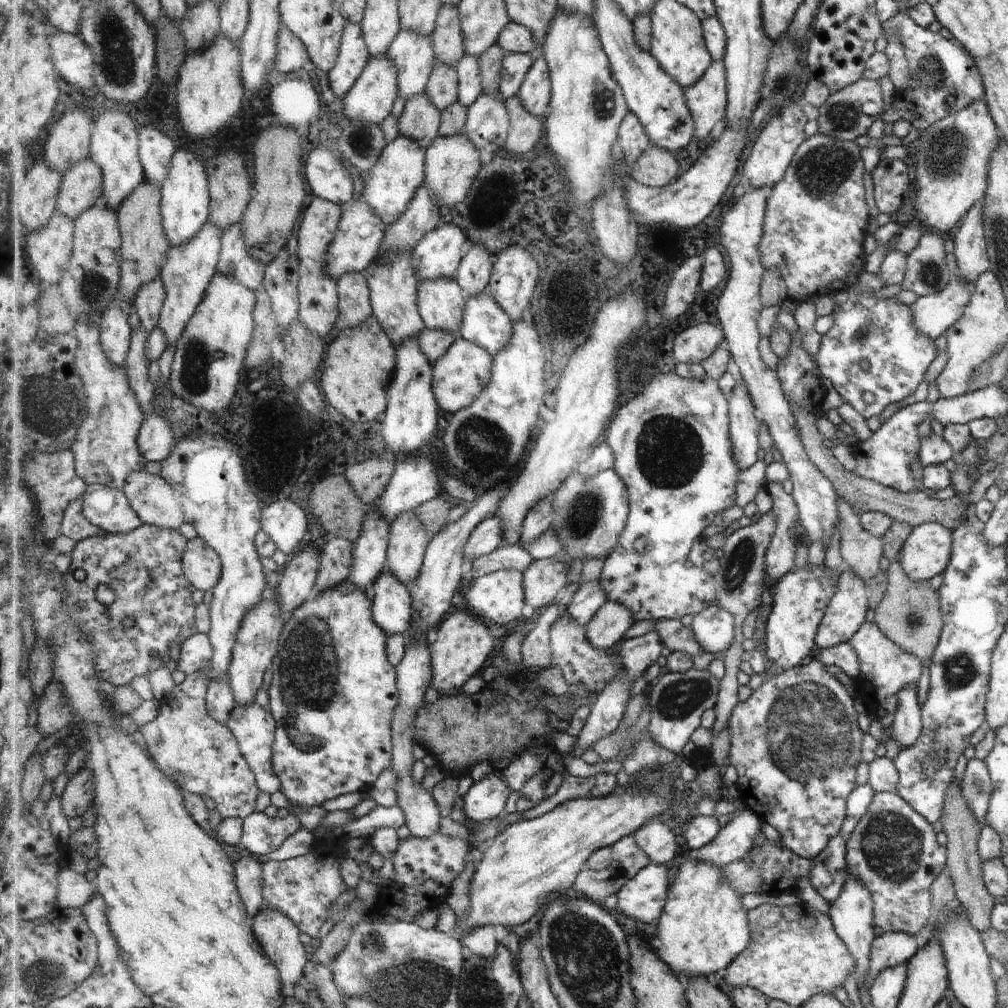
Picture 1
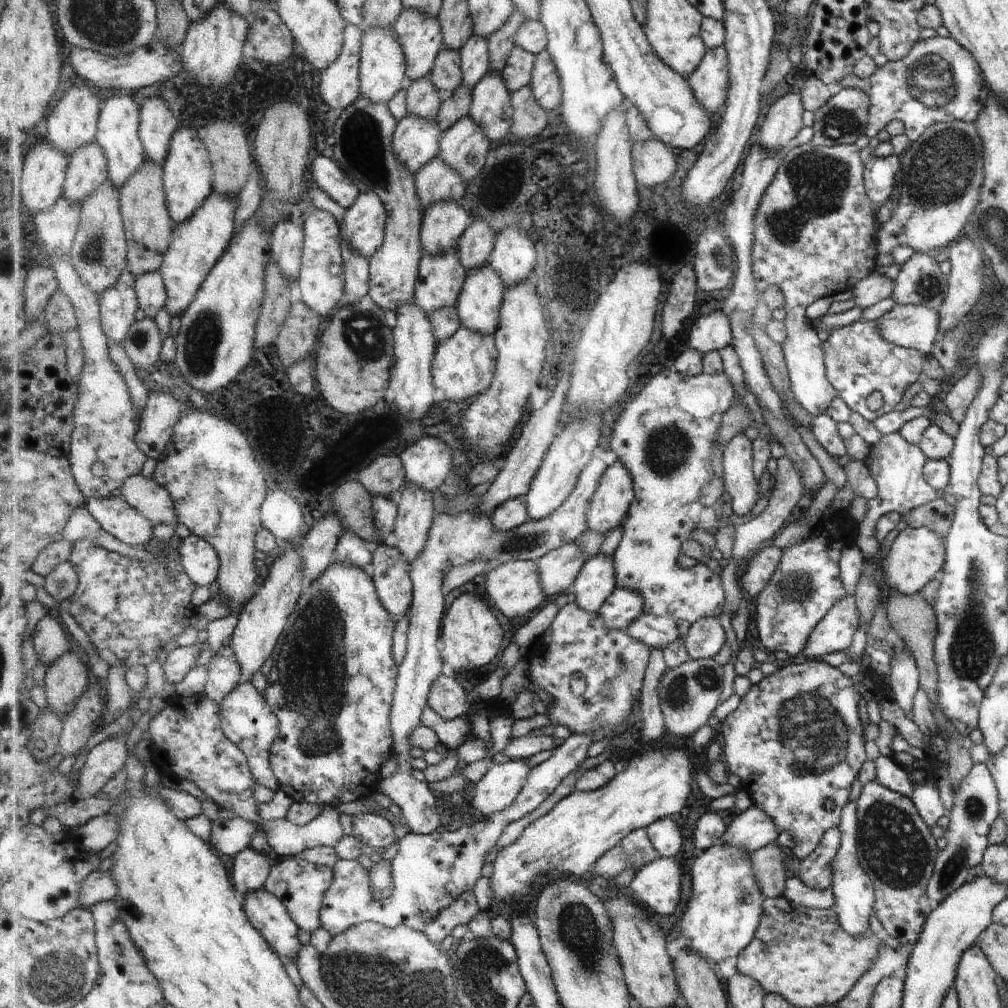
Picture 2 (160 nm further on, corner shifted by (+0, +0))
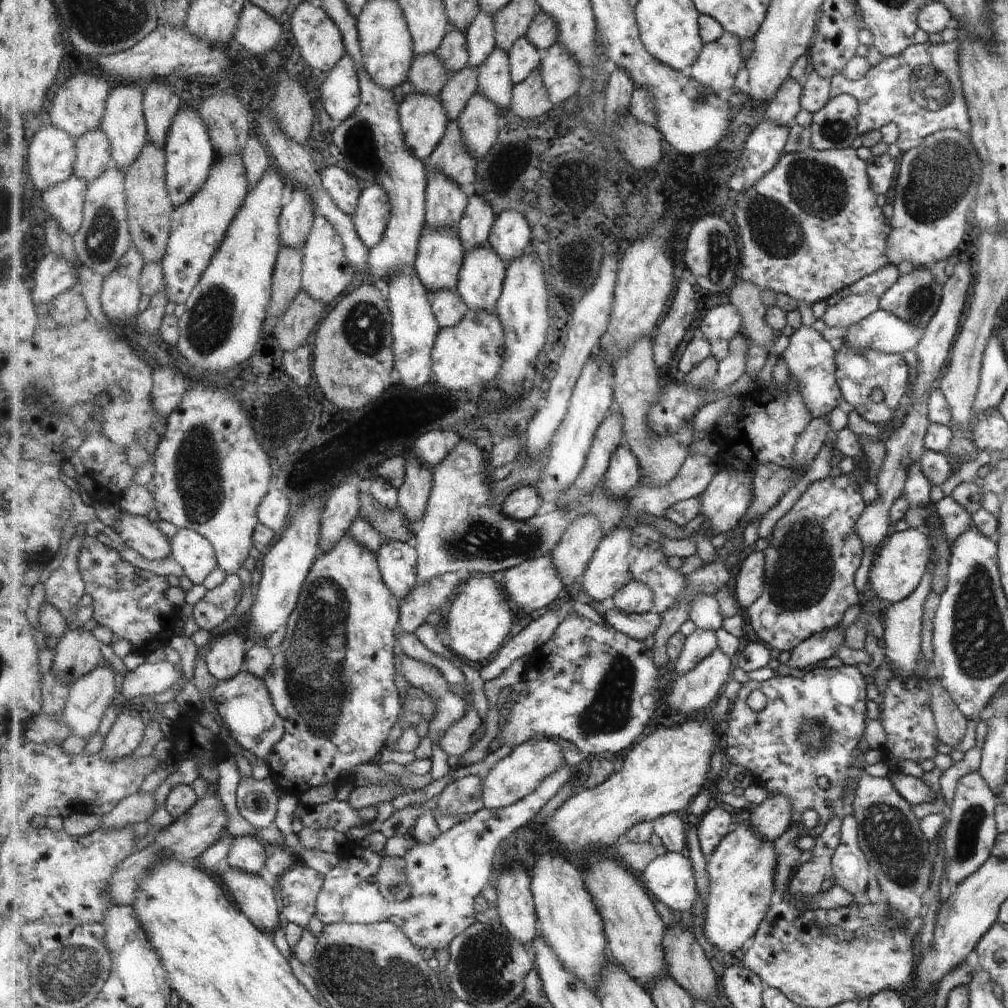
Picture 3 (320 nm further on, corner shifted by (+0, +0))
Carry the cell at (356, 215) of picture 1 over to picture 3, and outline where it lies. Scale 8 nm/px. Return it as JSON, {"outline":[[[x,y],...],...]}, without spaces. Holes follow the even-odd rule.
{"outline":[[[364,186],[353,224],[359,238],[371,250],[383,240],[388,230],[392,206],[383,186]]]}

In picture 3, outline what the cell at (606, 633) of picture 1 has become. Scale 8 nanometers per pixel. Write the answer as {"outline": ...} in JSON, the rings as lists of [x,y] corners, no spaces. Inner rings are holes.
{"outline":[[[632,581],[617,591],[613,598],[614,607],[625,614],[641,615],[653,611],[653,590],[643,582]]]}

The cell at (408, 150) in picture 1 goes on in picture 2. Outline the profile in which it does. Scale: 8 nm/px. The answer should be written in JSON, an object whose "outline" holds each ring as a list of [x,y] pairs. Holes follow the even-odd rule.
{"outline":[[[407,112],[397,123],[392,145],[398,159],[415,175],[438,156],[444,132],[435,119]]]}

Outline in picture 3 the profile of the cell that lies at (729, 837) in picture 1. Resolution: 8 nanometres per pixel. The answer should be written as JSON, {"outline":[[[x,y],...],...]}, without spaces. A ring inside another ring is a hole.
{"outline":[[[775,796],[765,799],[758,805],[747,822],[753,826],[755,834],[775,843],[790,830],[793,822],[791,816],[793,816],[791,800],[785,796]]]}

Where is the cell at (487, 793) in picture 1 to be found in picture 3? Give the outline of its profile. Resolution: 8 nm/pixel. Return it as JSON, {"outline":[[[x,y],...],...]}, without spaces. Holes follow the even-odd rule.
{"outline":[[[533,738],[519,747],[515,747],[510,754],[501,759],[489,772],[484,779],[483,800],[486,808],[498,810],[508,808],[523,800],[541,786],[541,780],[551,776],[555,770],[559,770],[565,764],[565,756],[559,742],[553,738]]]}

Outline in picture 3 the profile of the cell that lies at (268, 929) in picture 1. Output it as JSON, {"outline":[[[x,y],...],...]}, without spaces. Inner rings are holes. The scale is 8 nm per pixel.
{"outline":[[[226,863],[219,869],[241,913],[253,920],[259,930],[274,933],[282,918],[282,905],[276,890],[257,874],[237,870]]]}

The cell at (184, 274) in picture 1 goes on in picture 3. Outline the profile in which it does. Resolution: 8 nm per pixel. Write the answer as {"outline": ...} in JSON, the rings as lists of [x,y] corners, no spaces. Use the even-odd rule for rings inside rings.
{"outline":[[[243,156],[217,158],[205,186],[189,202],[175,208],[168,254],[161,264],[167,282],[167,296],[171,302],[185,305],[189,301],[205,270],[211,265],[213,256],[225,241],[229,228],[242,210],[249,192]]]}

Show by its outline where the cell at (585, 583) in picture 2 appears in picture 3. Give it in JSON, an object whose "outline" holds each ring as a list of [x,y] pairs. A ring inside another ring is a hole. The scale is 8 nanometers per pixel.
{"outline":[[[636,526],[629,528],[616,527],[611,534],[607,535],[600,546],[597,548],[593,561],[589,564],[588,570],[580,583],[582,586],[582,595],[595,602],[603,602],[607,598],[613,599],[617,591],[623,586],[629,585],[633,581],[631,570],[631,550],[633,550],[633,530]]]}

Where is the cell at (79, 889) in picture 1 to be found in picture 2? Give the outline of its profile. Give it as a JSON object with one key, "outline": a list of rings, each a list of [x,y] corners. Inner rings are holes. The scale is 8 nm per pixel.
{"outline":[[[111,870],[96,871],[84,882],[82,888],[83,906],[93,906],[107,901],[113,901],[120,893],[117,881],[114,879]]]}

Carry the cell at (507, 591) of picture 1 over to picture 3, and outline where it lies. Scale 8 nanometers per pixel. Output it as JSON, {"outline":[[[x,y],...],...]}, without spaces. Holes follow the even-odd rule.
{"outline":[[[550,554],[527,560],[503,572],[502,587],[515,608],[541,610],[555,602],[565,584]]]}

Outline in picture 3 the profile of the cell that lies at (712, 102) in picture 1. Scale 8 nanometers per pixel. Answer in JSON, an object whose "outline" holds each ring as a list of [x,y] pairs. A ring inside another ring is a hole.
{"outline":[[[726,32],[720,40],[704,46],[698,62],[691,67],[691,77],[713,90],[717,96],[726,95],[735,86],[739,72],[746,67],[742,39]]]}

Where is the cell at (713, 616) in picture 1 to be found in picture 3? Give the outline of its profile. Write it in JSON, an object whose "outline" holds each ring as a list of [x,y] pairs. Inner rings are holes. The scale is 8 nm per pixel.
{"outline":[[[698,628],[687,637],[681,658],[675,663],[678,674],[689,672],[693,666],[700,664],[719,648],[717,632]]]}

